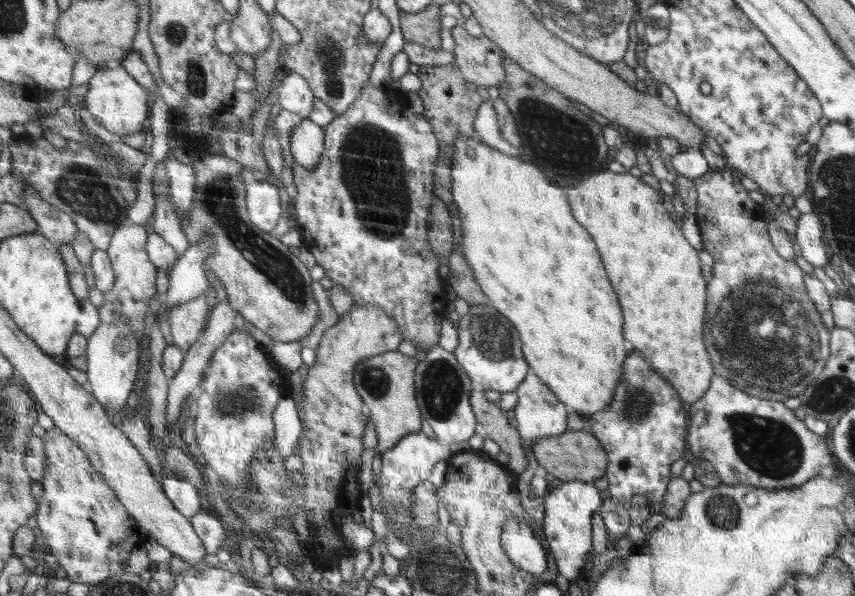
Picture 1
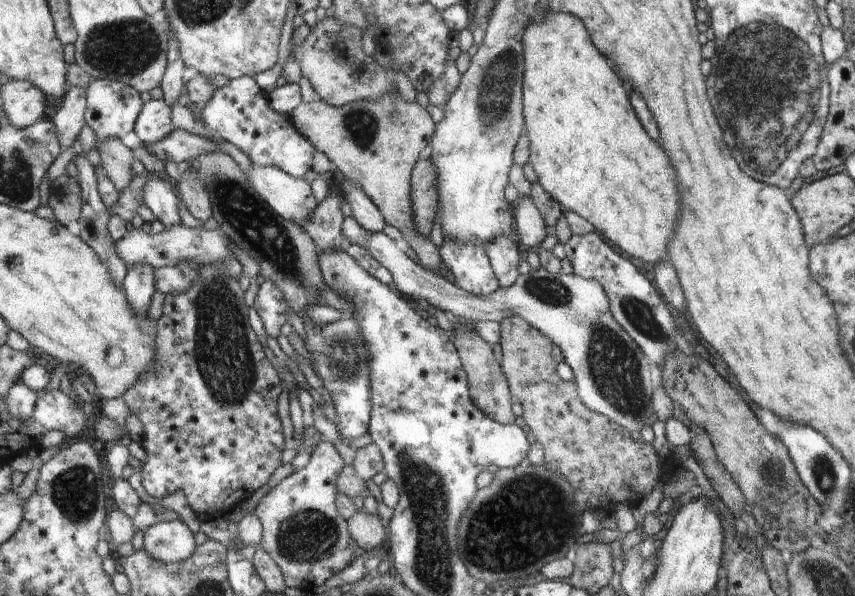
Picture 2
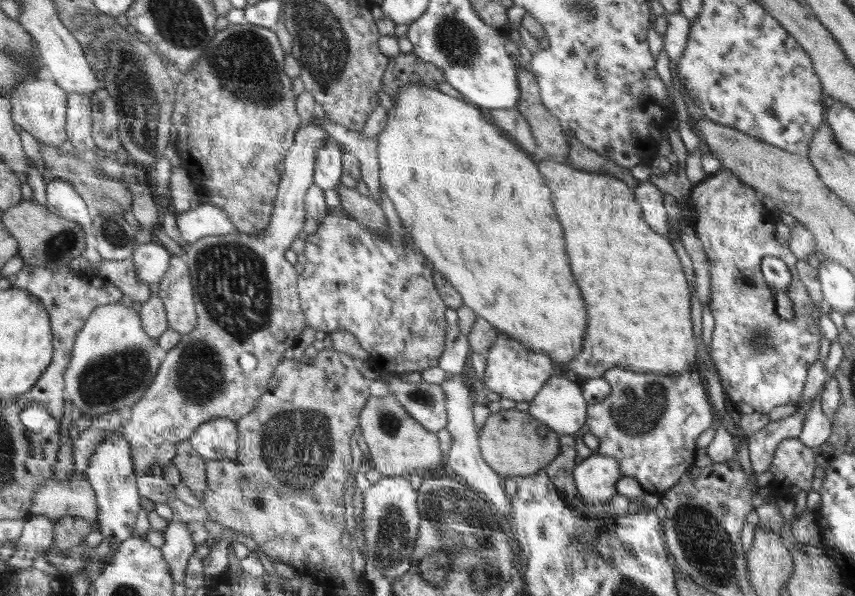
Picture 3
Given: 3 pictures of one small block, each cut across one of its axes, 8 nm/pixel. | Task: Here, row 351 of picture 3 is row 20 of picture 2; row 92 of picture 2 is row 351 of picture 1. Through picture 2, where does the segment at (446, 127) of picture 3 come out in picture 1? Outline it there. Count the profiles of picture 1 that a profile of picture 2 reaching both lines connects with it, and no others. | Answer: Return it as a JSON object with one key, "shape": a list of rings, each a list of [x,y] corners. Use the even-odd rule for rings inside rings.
{"shape":[[[455,132],[454,138],[455,153],[453,156],[452,165],[452,192],[455,200],[456,208],[458,208],[458,216],[461,219],[461,229],[463,230],[462,250],[463,255],[467,258],[469,265],[475,273],[476,280],[480,280],[480,284],[484,284],[483,291],[487,293],[490,304],[495,306],[504,316],[506,316],[513,325],[520,331],[520,336],[523,337],[523,352],[527,357],[528,364],[531,364],[532,370],[536,376],[548,388],[555,392],[555,395],[560,401],[568,406],[570,411],[579,413],[585,419],[590,414],[604,410],[611,402],[613,402],[614,390],[621,382],[622,364],[626,358],[626,348],[624,348],[624,334],[622,334],[622,312],[620,312],[620,304],[618,298],[608,282],[608,276],[604,272],[604,266],[600,262],[600,254],[596,250],[596,244],[592,242],[590,234],[574,220],[568,200],[566,200],[565,190],[560,190],[560,187],[551,184],[548,181],[547,175],[531,161],[524,161],[520,157],[508,156],[498,149],[494,149],[486,145],[480,140],[474,140],[472,137],[462,135]]]}

